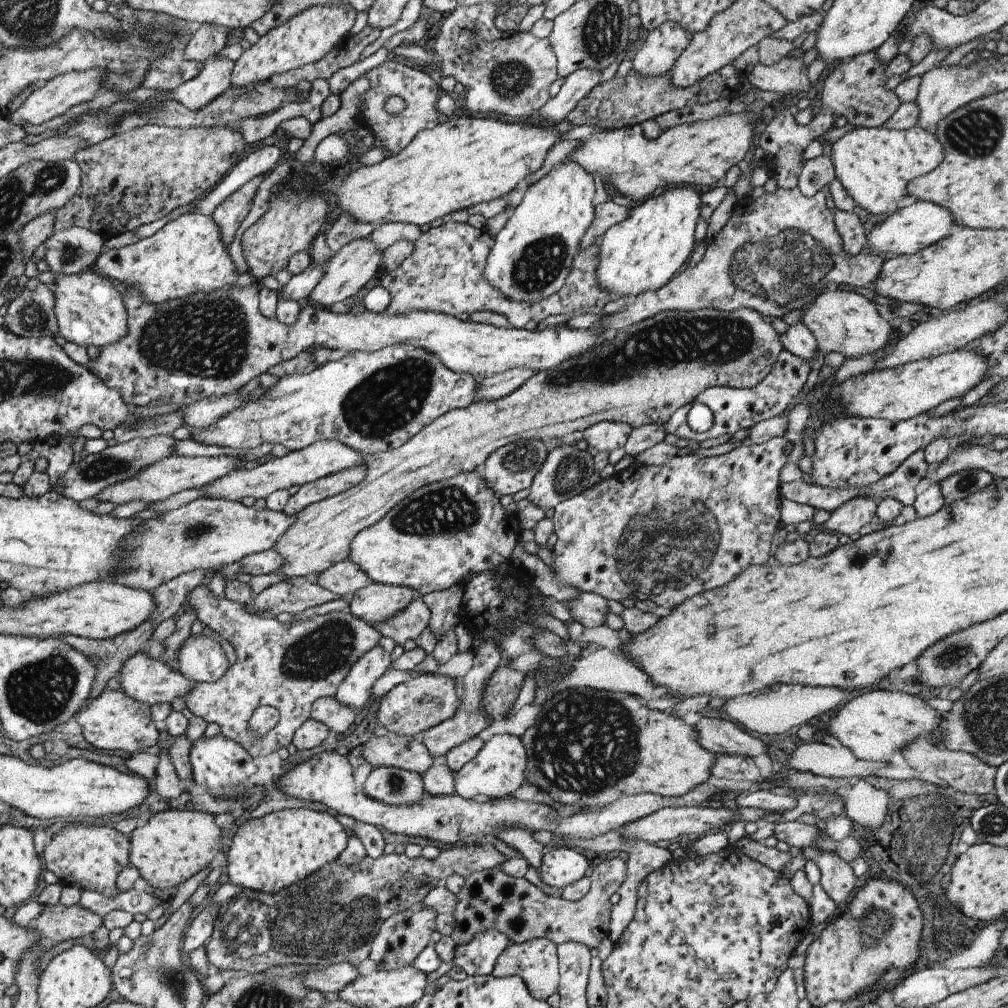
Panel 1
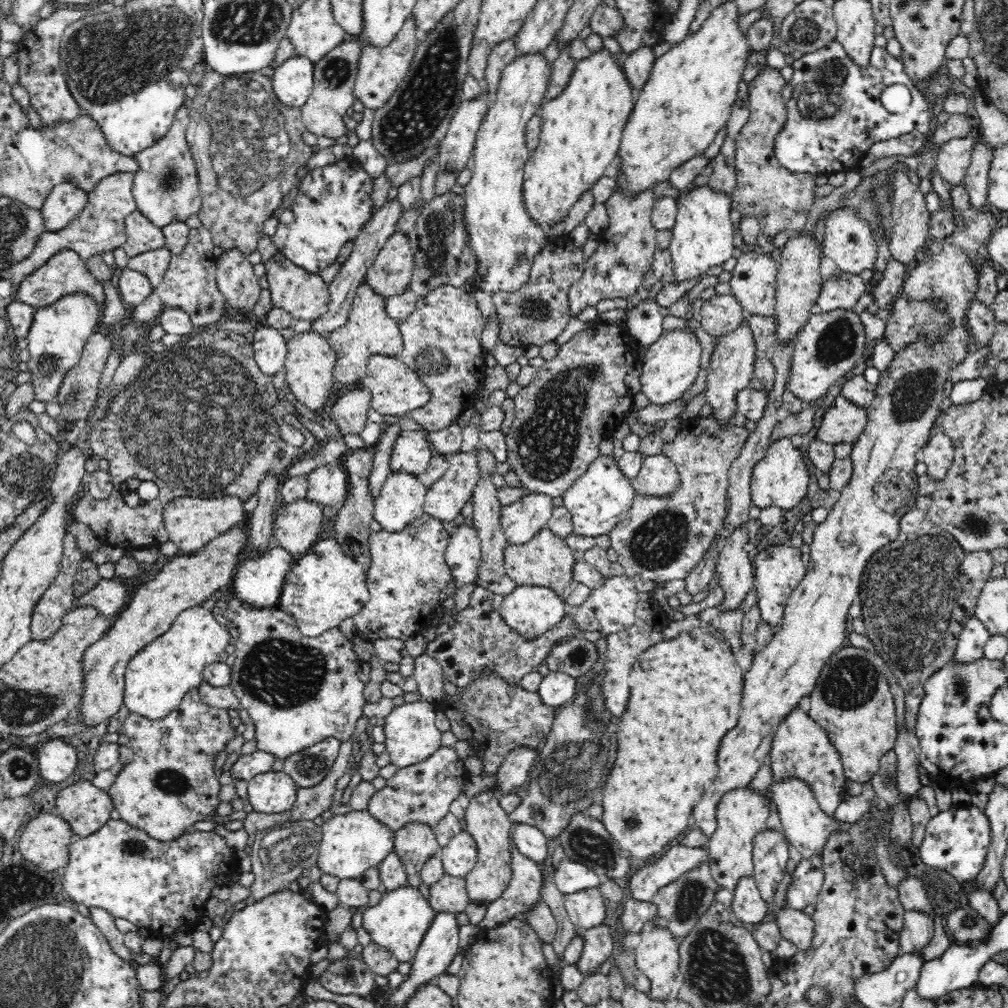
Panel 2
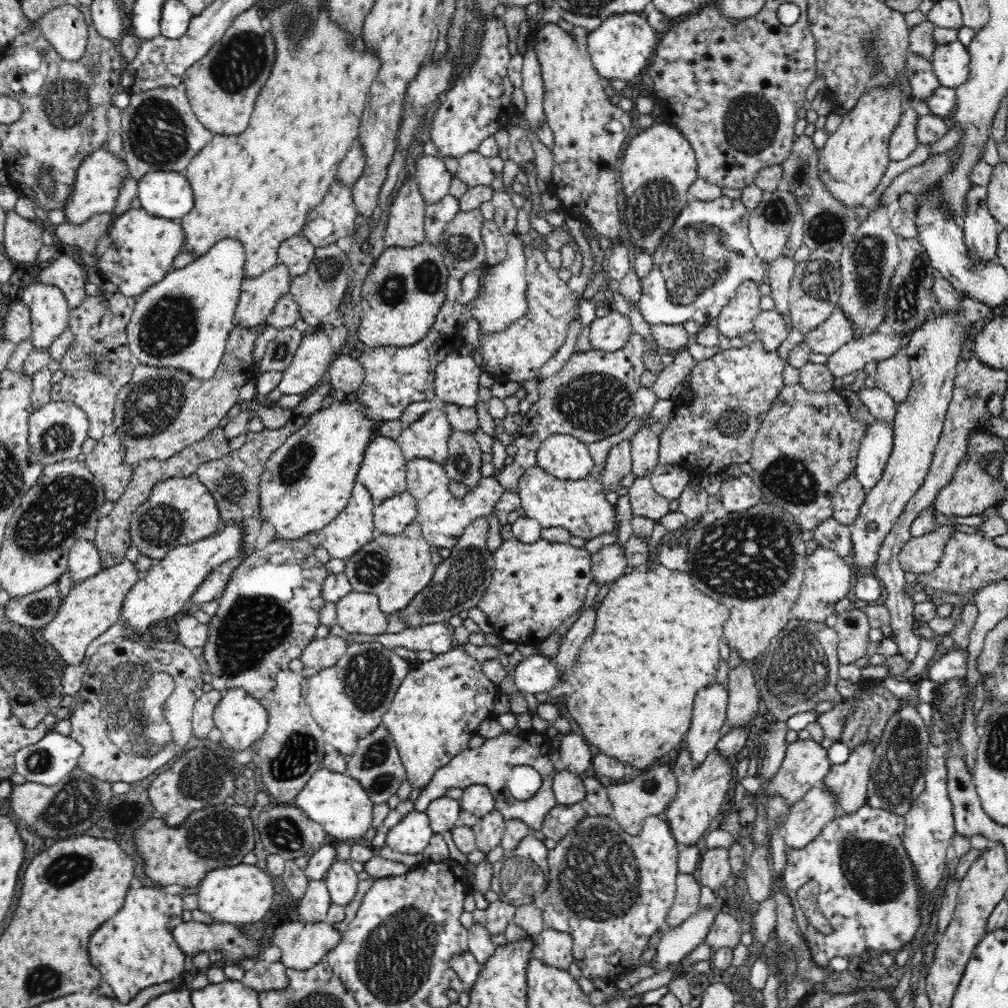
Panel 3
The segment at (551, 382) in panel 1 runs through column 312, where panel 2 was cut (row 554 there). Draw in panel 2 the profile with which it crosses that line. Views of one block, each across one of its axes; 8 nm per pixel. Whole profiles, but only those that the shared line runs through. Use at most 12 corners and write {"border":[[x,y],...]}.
{"border":[[547,526],[508,543],[507,575],[562,598],[578,555]]}

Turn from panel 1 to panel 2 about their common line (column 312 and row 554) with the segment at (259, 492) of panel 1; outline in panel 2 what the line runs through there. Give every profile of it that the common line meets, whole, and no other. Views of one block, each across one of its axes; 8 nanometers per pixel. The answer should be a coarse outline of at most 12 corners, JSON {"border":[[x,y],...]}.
{"border":[[458,525],[444,551],[458,584],[474,583],[481,540],[474,525]]}

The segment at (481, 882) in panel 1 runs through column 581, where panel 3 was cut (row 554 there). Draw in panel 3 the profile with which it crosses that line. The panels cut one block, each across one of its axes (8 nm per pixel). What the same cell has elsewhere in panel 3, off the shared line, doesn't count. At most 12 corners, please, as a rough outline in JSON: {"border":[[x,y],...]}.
{"border":[[949,531],[911,536],[898,554],[902,569],[937,572]]}

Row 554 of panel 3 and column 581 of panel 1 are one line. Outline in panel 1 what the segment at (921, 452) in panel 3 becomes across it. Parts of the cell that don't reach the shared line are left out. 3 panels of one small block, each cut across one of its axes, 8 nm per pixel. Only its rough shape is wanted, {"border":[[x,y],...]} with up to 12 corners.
{"border":[[555,847],[543,854],[539,877],[566,888],[586,874],[588,854]]}

